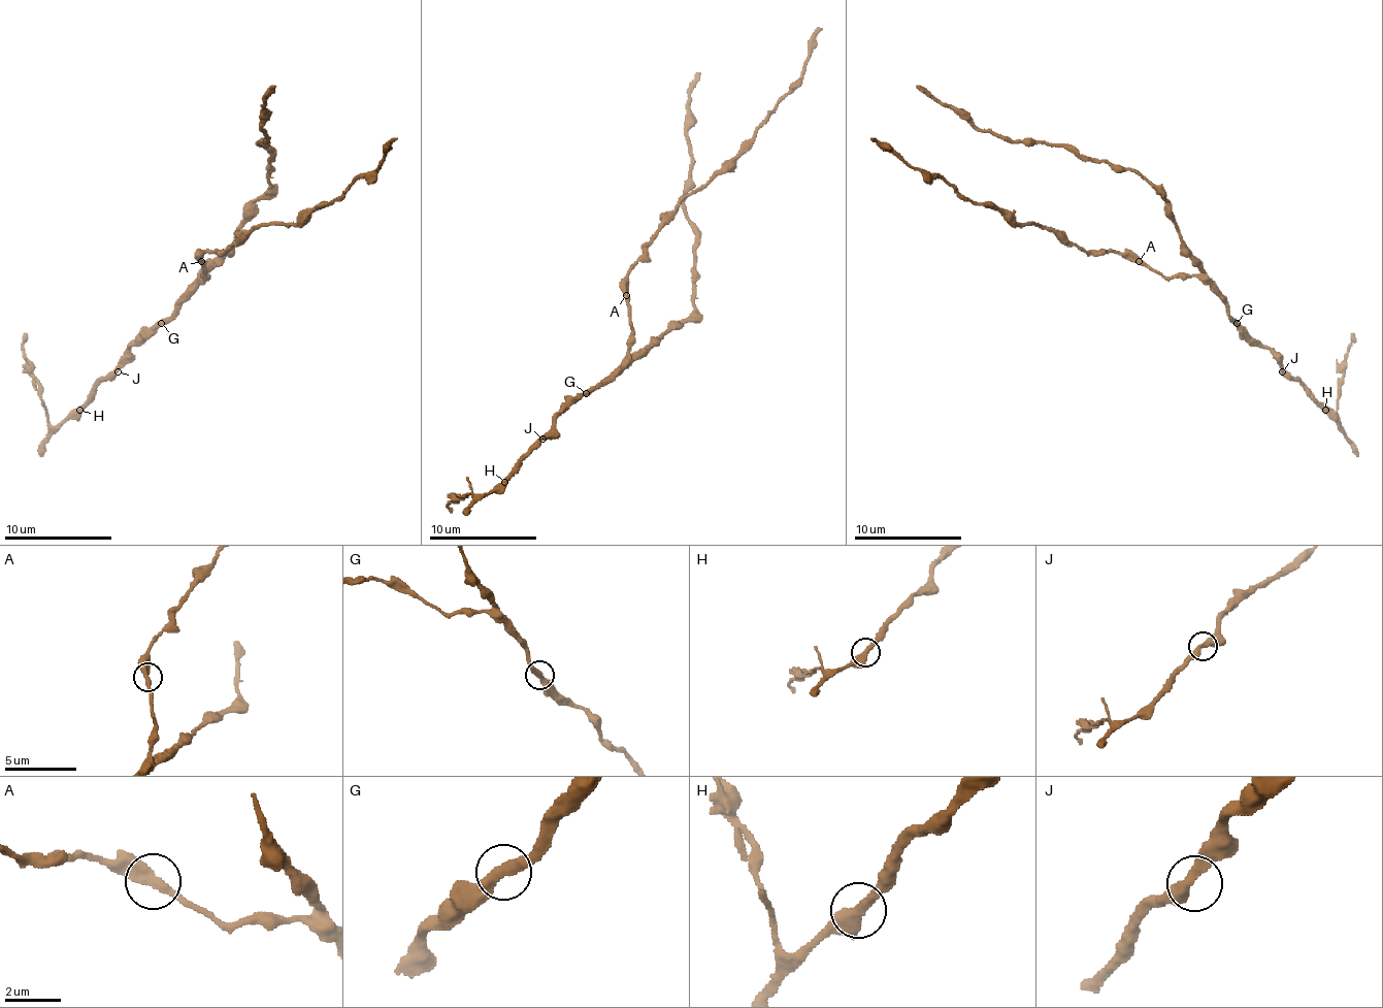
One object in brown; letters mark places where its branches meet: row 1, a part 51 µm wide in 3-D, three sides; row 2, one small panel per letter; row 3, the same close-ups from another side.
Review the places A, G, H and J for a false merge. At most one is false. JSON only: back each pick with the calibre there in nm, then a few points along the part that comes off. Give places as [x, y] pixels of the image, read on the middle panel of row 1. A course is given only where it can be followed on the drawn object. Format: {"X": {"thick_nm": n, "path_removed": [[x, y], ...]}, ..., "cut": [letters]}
{"cut": []}

